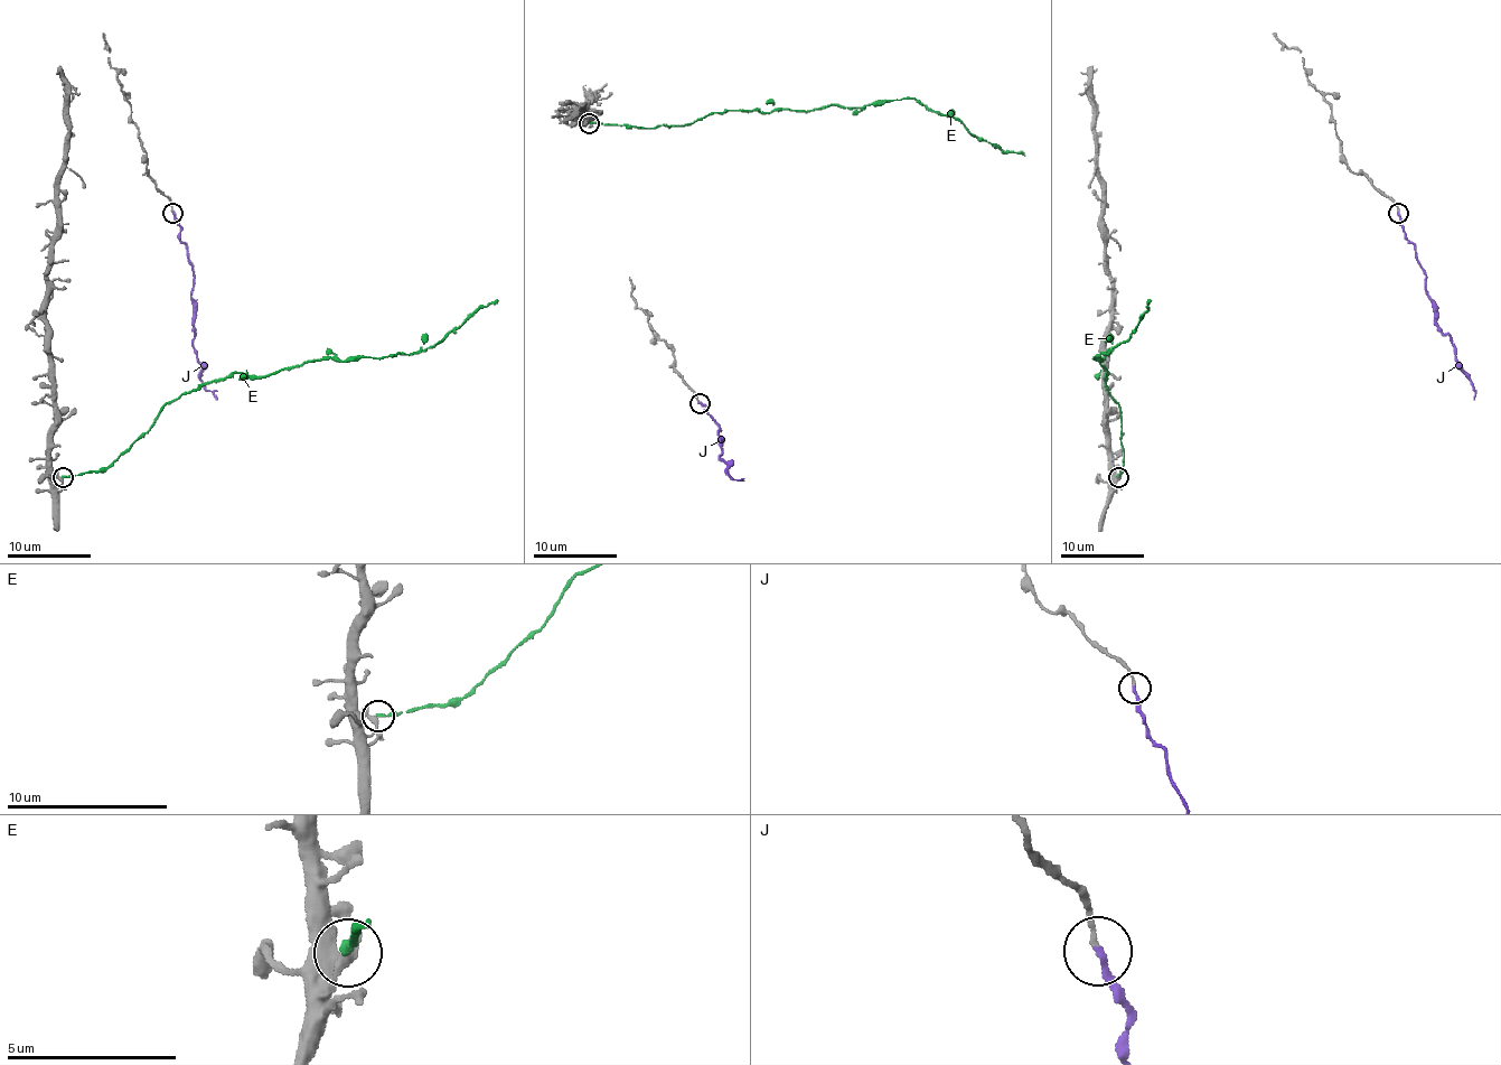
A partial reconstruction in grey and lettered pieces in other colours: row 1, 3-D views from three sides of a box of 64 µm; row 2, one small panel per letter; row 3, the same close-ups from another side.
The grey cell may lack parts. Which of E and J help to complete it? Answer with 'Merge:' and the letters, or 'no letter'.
Merge: J

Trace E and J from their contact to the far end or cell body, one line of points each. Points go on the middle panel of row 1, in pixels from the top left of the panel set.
E: (589, 123), (690, 125), (709, 113), (916, 99), (1006, 152), (1025, 155)
J: (700, 402), (721, 430), (719, 440), (728, 474), (733, 480), (744, 478)

